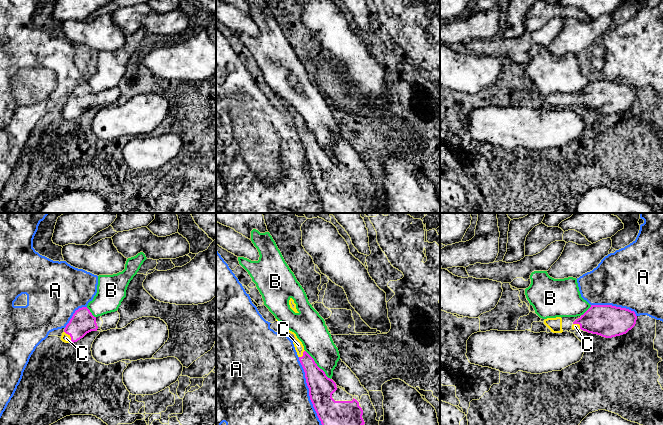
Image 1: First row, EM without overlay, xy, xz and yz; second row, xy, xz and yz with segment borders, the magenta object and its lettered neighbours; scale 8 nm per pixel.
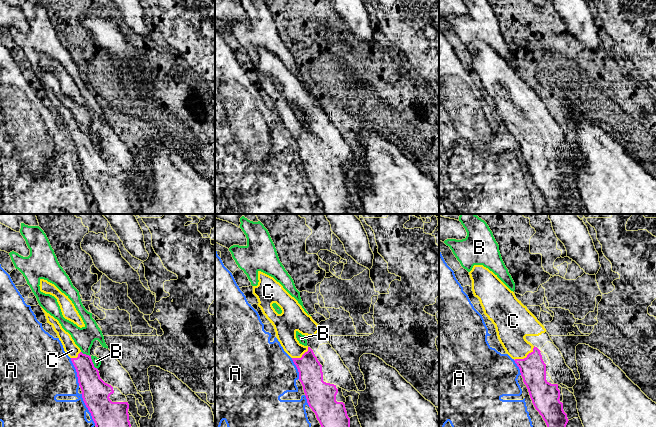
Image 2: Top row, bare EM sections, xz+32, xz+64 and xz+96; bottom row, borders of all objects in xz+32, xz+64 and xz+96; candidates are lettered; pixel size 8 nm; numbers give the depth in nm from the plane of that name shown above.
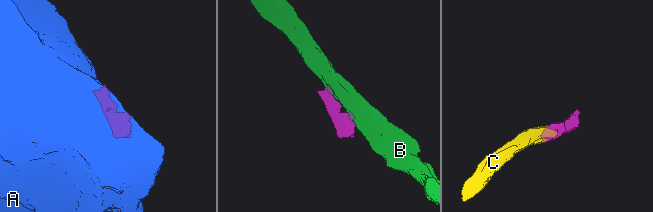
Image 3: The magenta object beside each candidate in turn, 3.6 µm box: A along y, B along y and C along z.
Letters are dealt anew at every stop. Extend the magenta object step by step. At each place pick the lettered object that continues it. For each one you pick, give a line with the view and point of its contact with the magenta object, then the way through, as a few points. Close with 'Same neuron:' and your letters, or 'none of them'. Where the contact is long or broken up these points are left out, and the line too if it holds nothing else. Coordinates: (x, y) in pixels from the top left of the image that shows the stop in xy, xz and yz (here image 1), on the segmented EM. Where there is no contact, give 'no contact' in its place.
C: meets magenta in xy at (70, 336); runs through xy (82, 322), (70, 336), (66, 338)
Same neuron: C

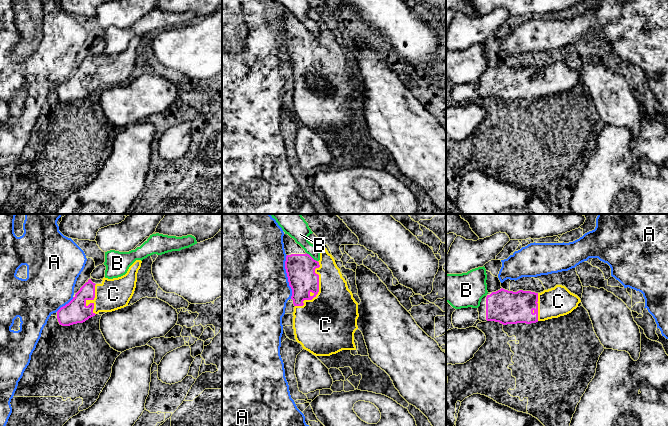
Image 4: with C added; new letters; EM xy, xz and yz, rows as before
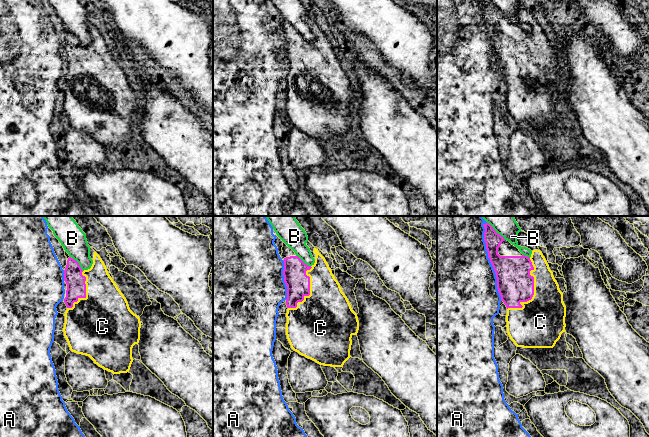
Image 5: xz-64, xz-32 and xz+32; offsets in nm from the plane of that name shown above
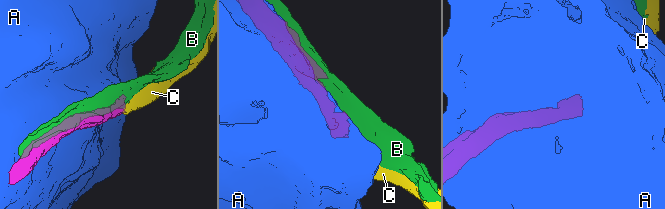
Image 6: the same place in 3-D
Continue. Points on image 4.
C: meets magenta in xz at (318, 289)
Same neuron: C

